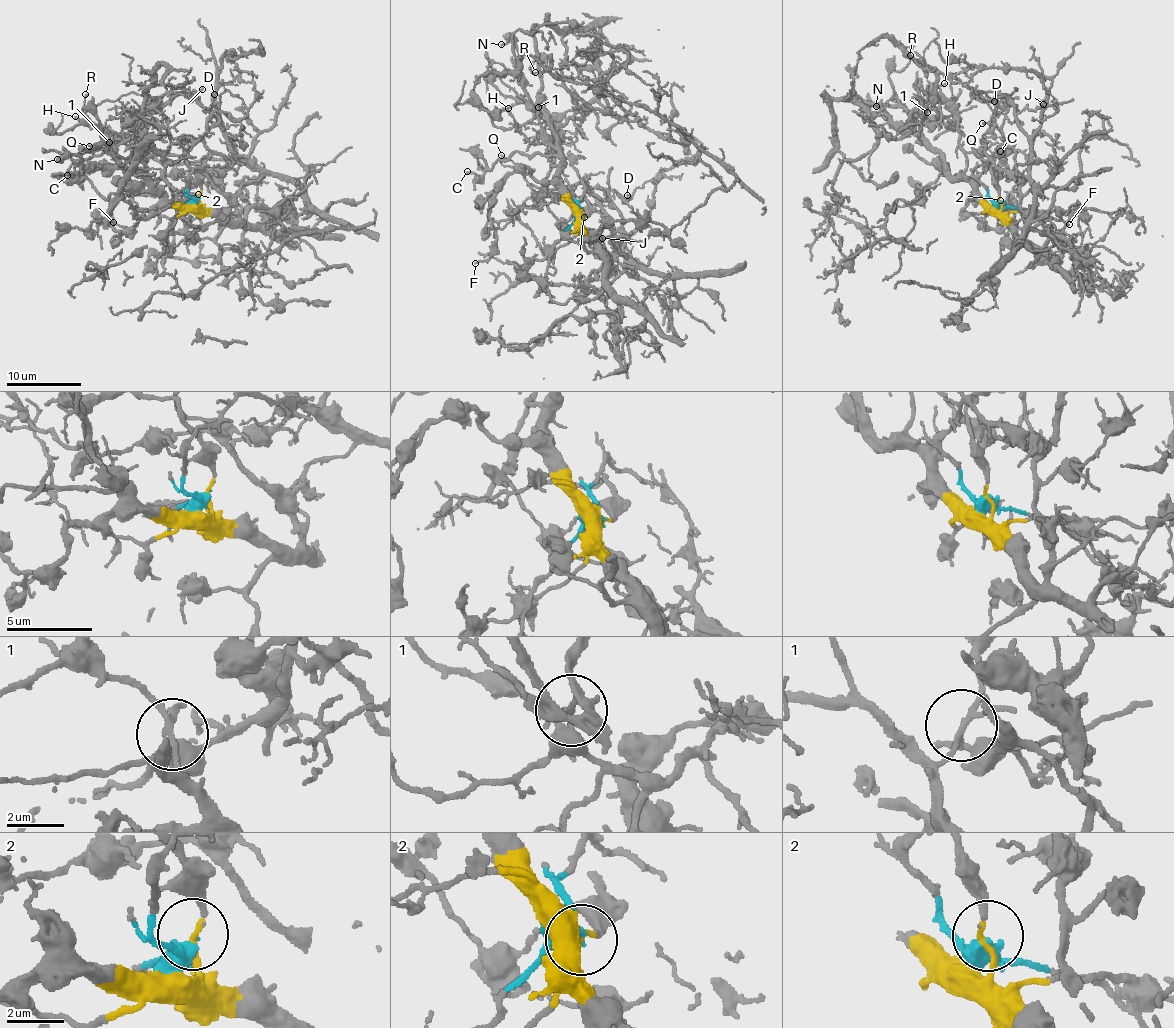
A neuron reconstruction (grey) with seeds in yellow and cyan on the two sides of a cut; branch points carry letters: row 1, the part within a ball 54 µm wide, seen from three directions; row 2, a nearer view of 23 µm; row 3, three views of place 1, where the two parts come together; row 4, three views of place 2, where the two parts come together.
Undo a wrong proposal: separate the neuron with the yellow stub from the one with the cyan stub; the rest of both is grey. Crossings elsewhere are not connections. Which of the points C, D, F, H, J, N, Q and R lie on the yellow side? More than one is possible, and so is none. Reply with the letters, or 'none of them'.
C, F, H, N, Q, R

